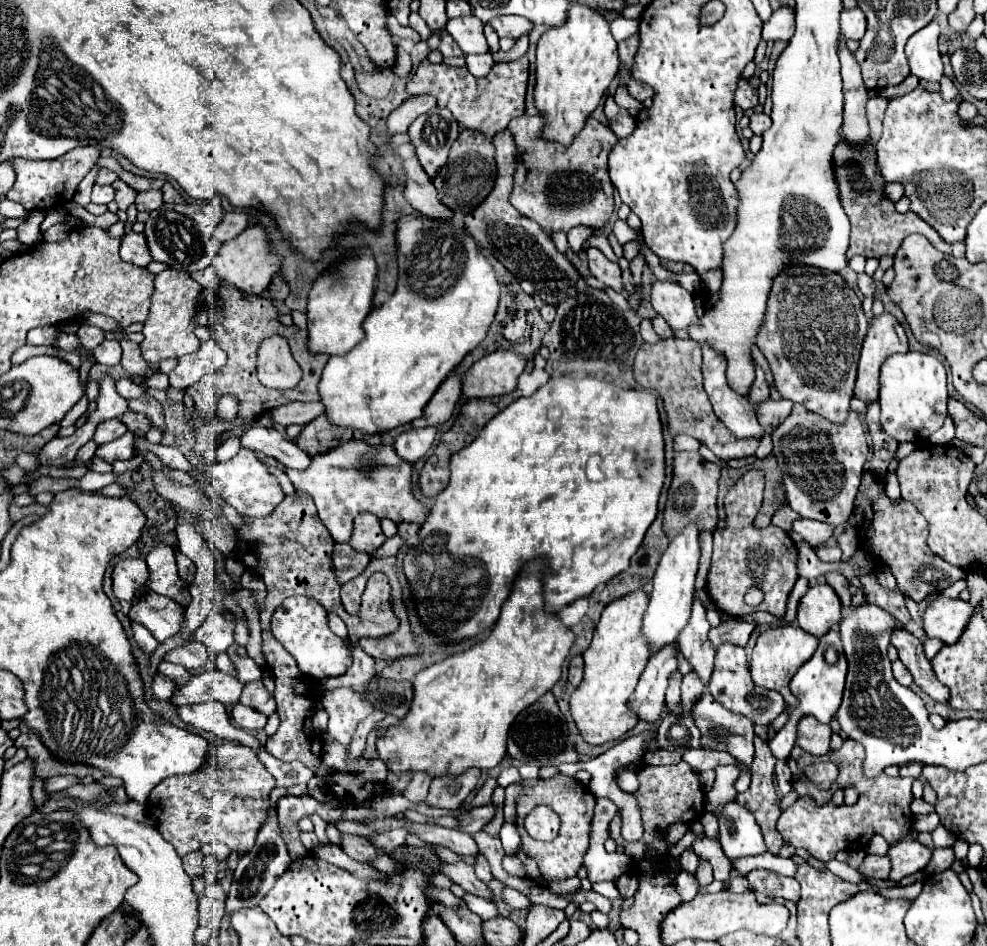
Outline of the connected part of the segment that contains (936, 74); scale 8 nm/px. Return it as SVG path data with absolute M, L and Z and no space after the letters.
M931 22L931 26L925 26L923 30L919 30L919 34L913 34L907 40L905 54L913 76L927 82L939 82L943 78L943 62L937 48L937 40L939 40L937 22Z

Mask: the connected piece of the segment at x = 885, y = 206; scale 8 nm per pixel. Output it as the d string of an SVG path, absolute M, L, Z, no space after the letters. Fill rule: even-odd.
M877 96L867 102L867 122L869 122L869 140L861 146L849 144L845 138L835 146L833 150L833 174L839 188L839 200L845 210L845 214L851 220L851 242L847 250L847 258L861 254L865 258L883 258L883 256L895 256L901 242L909 234L923 234L937 250L949 254L949 256L965 256L965 242L947 244L927 222L923 222L919 216L915 216L911 210L905 214L899 214L895 210L895 202L891 202L883 188L883 174L879 174L879 162L875 154L875 146L881 136L881 122L883 112L887 108L887 100Z

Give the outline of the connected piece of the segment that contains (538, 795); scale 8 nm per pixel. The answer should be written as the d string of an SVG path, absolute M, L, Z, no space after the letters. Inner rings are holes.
M559 774L549 780L535 778L535 780L523 780L523 782L525 782L525 792L517 800L517 830L521 834L521 852L517 854L517 858L521 858L521 862L525 864L527 878L541 884L541 882L563 880L563 878L575 876L583 864L583 854L587 852L587 846L589 846L589 828L591 828L591 818L593 818L595 796L587 790L587 786L579 784L577 780L565 774ZM537 804L549 806L561 818L561 830L553 842L533 840L523 826L525 816Z

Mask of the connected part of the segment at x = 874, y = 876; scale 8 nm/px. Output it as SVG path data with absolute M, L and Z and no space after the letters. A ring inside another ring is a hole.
M865 856L863 864L857 868L861 874L865 874L869 880L889 880L891 874L891 858L887 856Z

